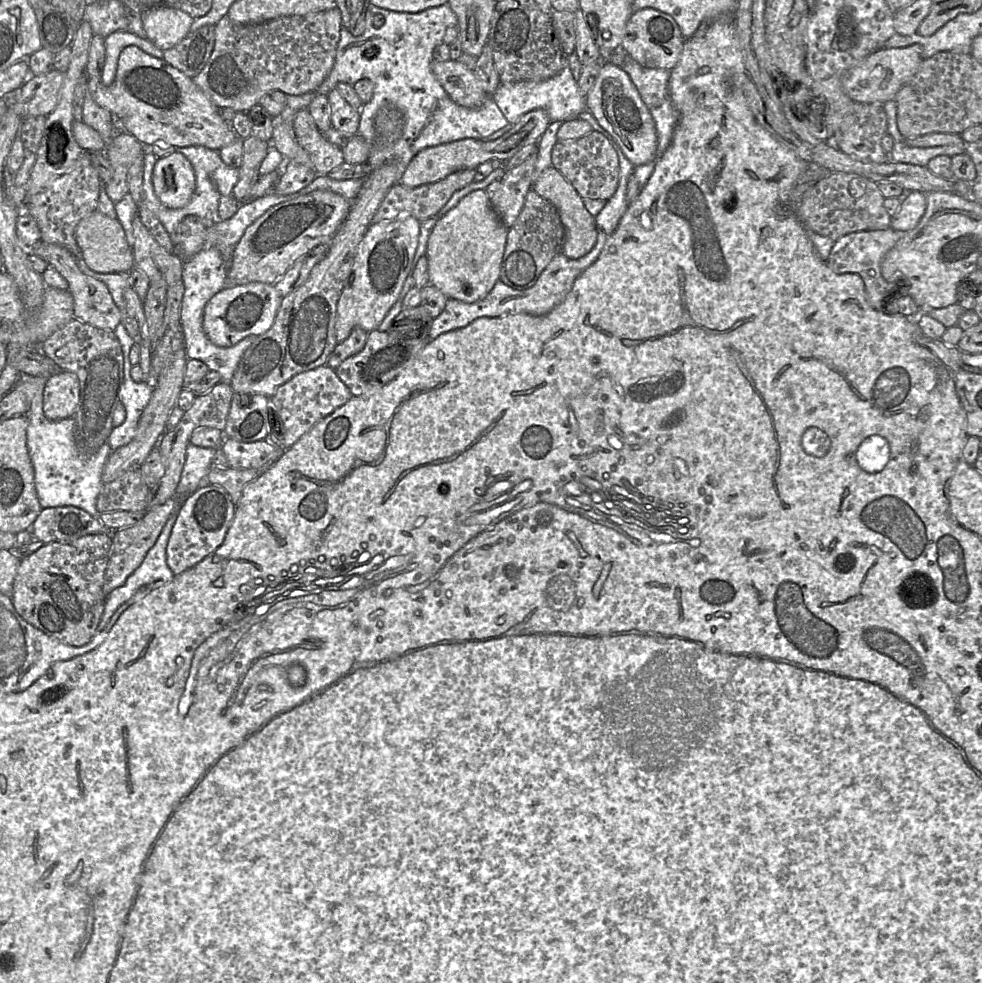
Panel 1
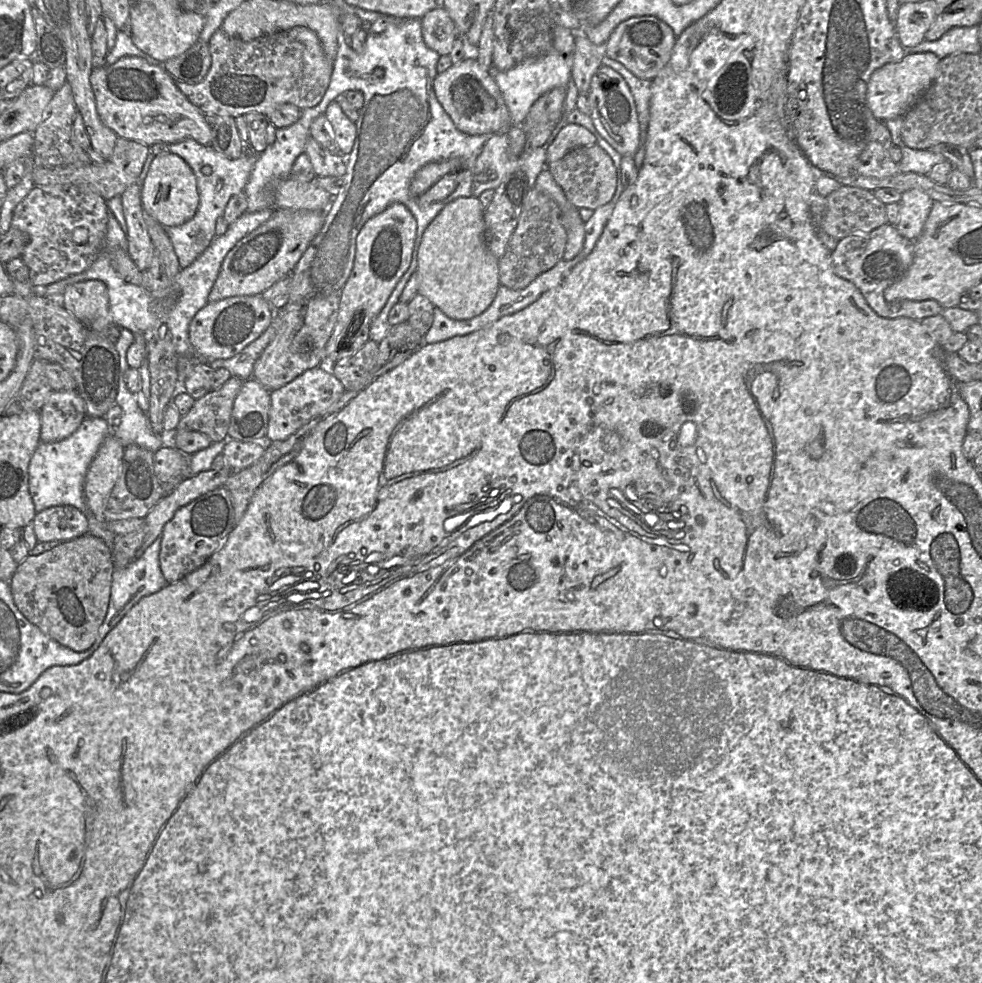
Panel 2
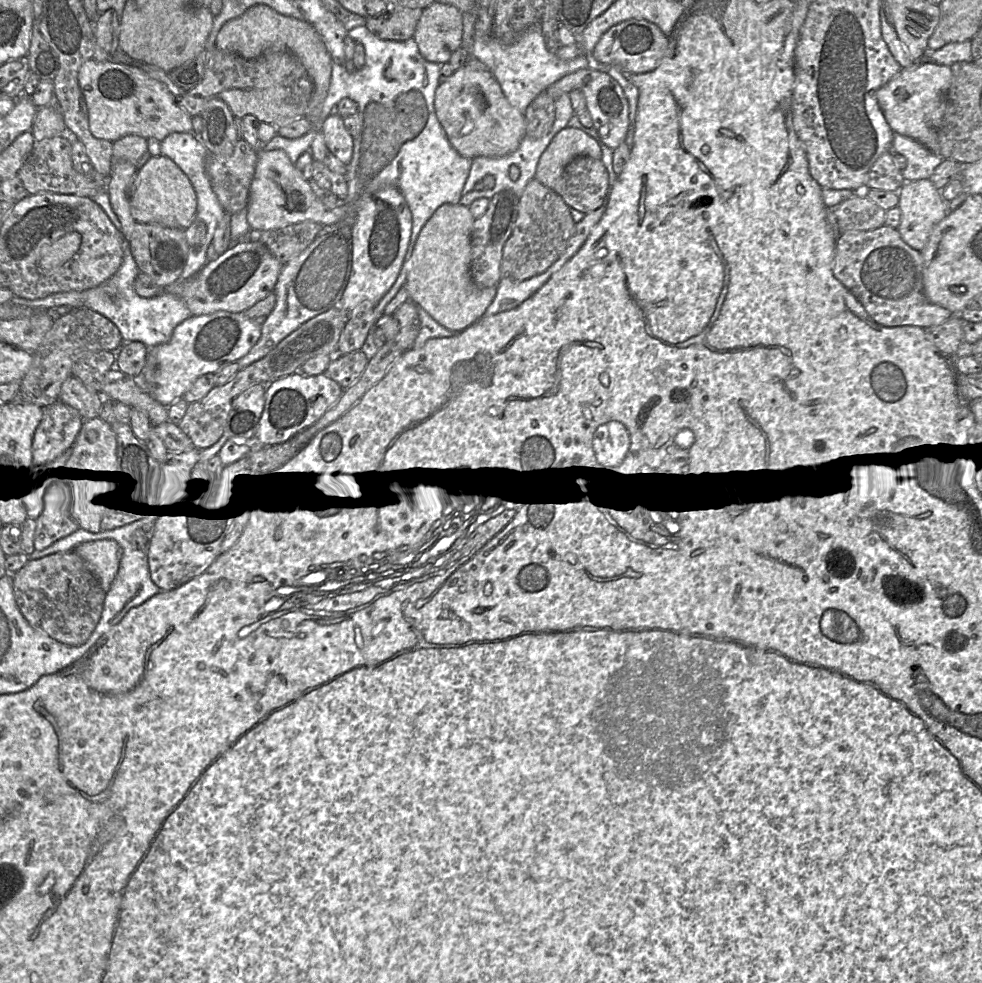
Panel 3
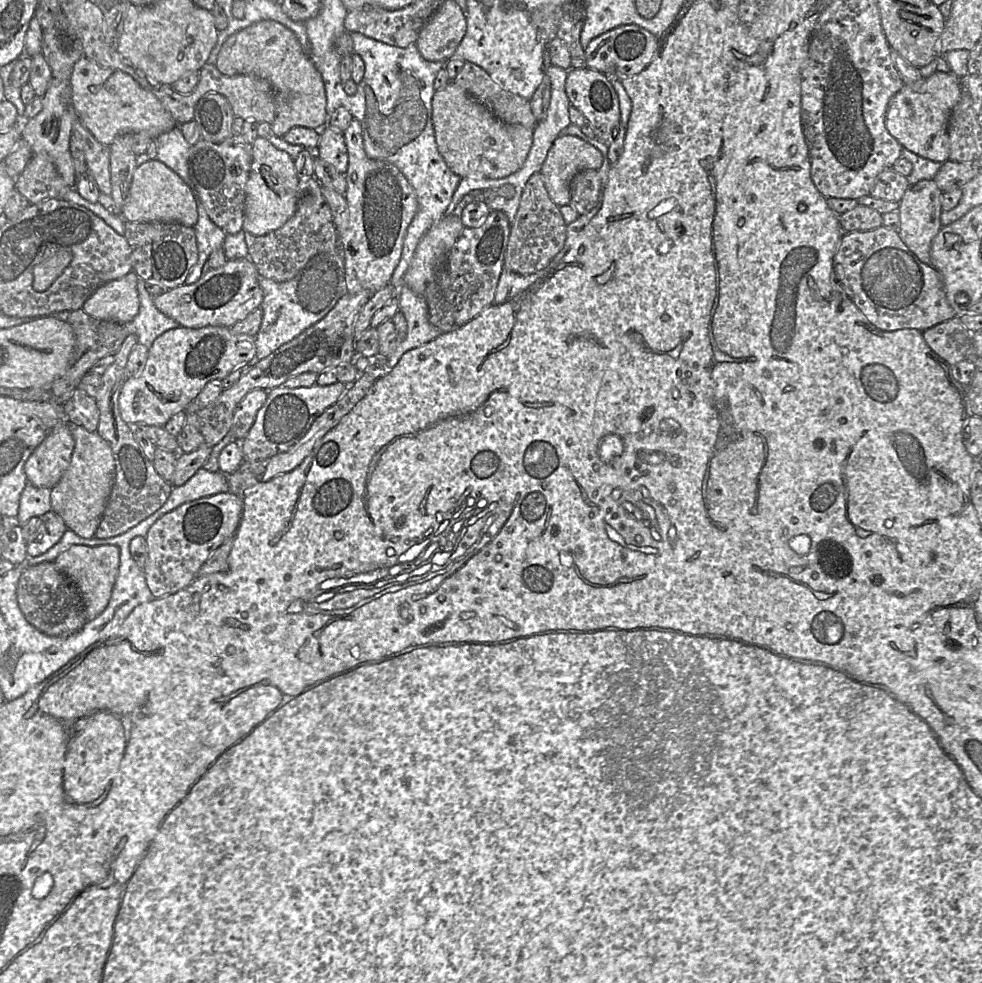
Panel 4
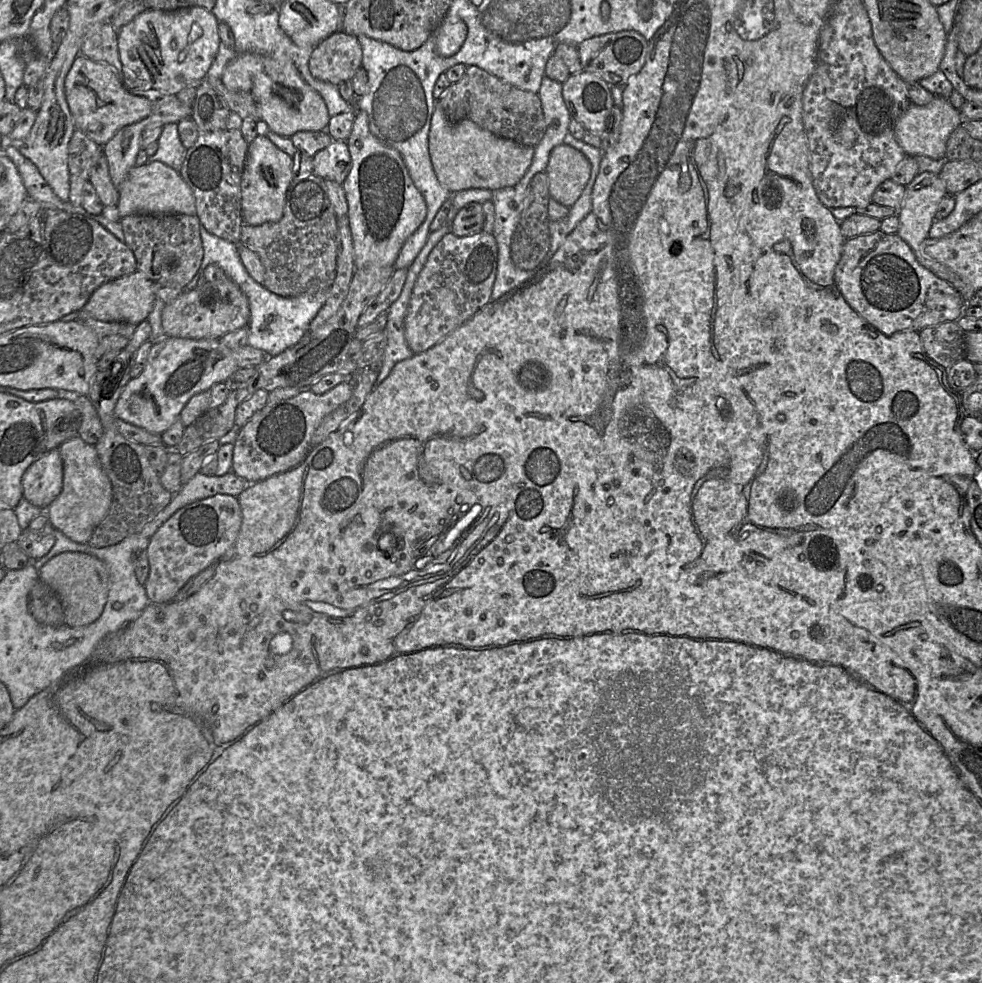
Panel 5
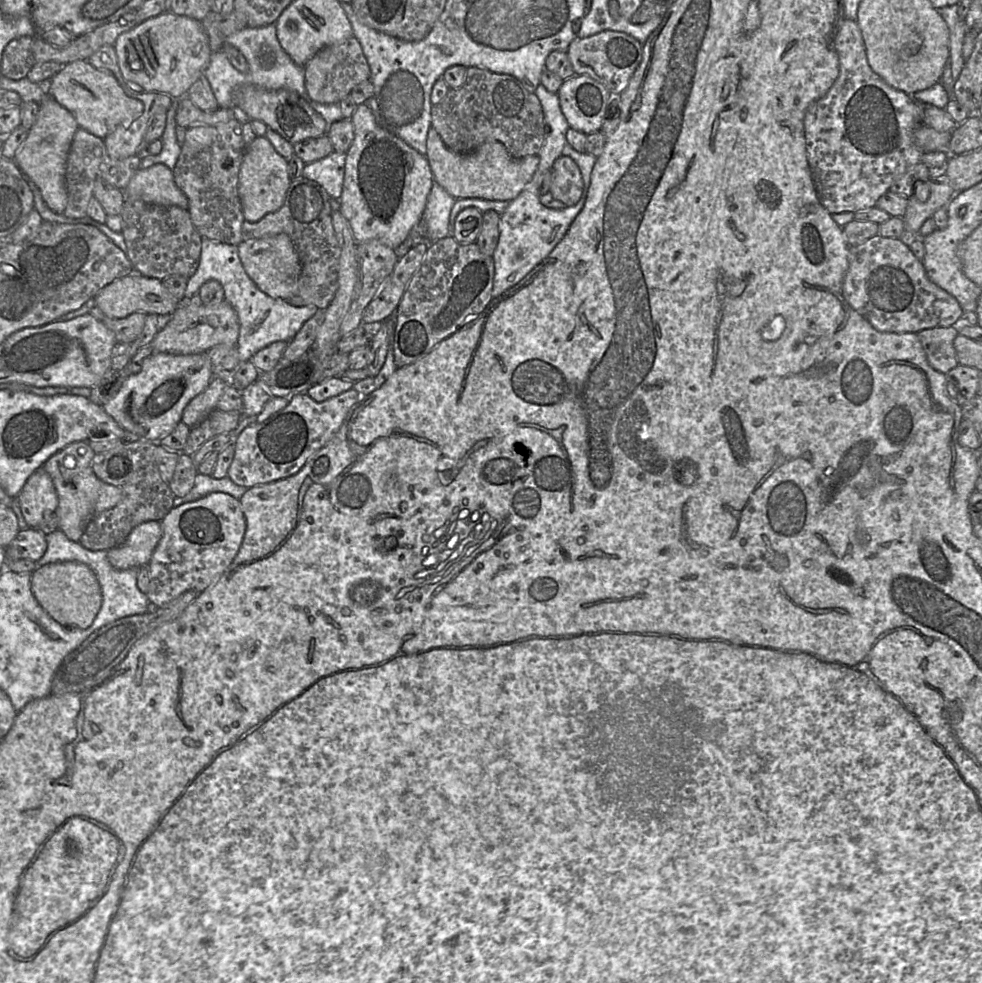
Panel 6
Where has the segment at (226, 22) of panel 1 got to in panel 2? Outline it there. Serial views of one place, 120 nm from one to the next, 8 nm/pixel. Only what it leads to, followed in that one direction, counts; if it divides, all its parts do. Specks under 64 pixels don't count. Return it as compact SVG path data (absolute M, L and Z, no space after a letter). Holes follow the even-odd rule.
M304 26L264 35L252 41L227 35L218 29L209 41L211 66L204 80L196 84L175 81L179 90L207 117L228 115L232 118L257 112L269 116L279 105L292 104L300 110L312 108L321 101L330 82L334 62L325 55L317 34Z

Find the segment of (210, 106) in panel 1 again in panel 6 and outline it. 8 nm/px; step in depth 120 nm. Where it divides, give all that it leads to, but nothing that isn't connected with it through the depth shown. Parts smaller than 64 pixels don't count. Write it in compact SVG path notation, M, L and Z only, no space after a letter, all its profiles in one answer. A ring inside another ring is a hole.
M75 60L63 65L45 87L47 94L74 116L79 128L103 140L118 125L139 118L144 110L140 100L124 93L112 73L94 67L87 60Z

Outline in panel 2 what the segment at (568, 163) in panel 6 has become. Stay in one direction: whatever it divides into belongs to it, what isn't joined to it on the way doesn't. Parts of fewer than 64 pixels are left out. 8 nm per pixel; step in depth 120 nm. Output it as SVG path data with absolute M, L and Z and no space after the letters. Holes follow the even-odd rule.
M567 124L555 137L546 152L546 164L561 159L570 150L596 143L595 136L583 126Z

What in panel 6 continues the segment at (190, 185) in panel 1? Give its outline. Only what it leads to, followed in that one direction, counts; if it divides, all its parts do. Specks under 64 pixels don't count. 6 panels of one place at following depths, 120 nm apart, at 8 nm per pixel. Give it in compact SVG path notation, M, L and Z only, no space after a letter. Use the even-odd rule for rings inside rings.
M162 163L146 169L139 168L123 192L125 198L136 198L150 204L188 209L188 199L176 185L173 170Z

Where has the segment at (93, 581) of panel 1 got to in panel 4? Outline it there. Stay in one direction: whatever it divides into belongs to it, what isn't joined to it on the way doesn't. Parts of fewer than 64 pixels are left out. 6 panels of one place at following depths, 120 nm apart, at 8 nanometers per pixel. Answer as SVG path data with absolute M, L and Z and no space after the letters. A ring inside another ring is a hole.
M42 562L27 567L19 578L16 593L26 620L44 634L68 637L80 631L88 622L79 590L53 562Z

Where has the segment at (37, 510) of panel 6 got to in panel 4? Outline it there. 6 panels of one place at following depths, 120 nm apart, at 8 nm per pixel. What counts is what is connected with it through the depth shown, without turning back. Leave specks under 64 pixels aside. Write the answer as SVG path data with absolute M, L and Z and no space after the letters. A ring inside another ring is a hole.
M60 421L26 461L28 483L52 489L69 467L74 445L71 424Z

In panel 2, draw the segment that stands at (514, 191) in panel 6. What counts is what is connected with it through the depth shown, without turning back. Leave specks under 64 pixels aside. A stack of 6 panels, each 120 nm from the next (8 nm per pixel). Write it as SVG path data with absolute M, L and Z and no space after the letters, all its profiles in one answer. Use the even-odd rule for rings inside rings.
M464 58L446 71L437 73L433 87L437 100L461 132L468 135L509 132L511 118L501 91L490 72L484 70L477 60Z

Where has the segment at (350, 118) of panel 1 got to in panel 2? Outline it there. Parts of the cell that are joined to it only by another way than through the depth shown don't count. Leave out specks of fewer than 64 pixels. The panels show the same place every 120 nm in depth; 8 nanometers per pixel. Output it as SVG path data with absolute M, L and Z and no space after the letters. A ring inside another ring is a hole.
M335 100L326 108L325 117L329 122L335 144L341 155L347 157L354 144L356 123L352 122L342 111L340 104Z

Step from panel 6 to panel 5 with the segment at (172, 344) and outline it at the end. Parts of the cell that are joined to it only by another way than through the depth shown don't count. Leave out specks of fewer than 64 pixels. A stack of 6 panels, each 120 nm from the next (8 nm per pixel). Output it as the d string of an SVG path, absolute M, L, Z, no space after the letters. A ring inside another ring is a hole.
M228 277L191 291L183 290L173 302L165 304L161 313L164 336L190 339L219 339L228 332L247 326L249 317L246 295Z

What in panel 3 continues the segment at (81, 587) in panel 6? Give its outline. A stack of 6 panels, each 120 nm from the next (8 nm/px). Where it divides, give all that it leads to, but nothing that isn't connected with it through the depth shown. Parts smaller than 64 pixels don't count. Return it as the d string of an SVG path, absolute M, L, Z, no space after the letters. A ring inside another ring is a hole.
M103 539L80 543L74 551L84 560L102 589L107 592L119 569L121 546L112 539Z

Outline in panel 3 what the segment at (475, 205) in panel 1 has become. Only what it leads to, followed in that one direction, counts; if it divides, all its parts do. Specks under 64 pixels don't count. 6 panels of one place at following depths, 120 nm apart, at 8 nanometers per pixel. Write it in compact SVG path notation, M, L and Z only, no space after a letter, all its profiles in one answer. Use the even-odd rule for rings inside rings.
M460 203L440 206L419 233L404 284L409 301L421 306L441 326L456 332L478 321L496 295L495 286L478 287L470 276L470 237L474 221L468 206Z

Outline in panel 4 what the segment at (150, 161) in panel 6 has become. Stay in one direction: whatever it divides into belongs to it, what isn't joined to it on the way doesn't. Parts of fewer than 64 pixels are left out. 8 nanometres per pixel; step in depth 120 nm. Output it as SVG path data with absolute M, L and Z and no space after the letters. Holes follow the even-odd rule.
M177 126L153 138L156 141L156 159L164 163L191 187L188 159L191 145L185 140Z

